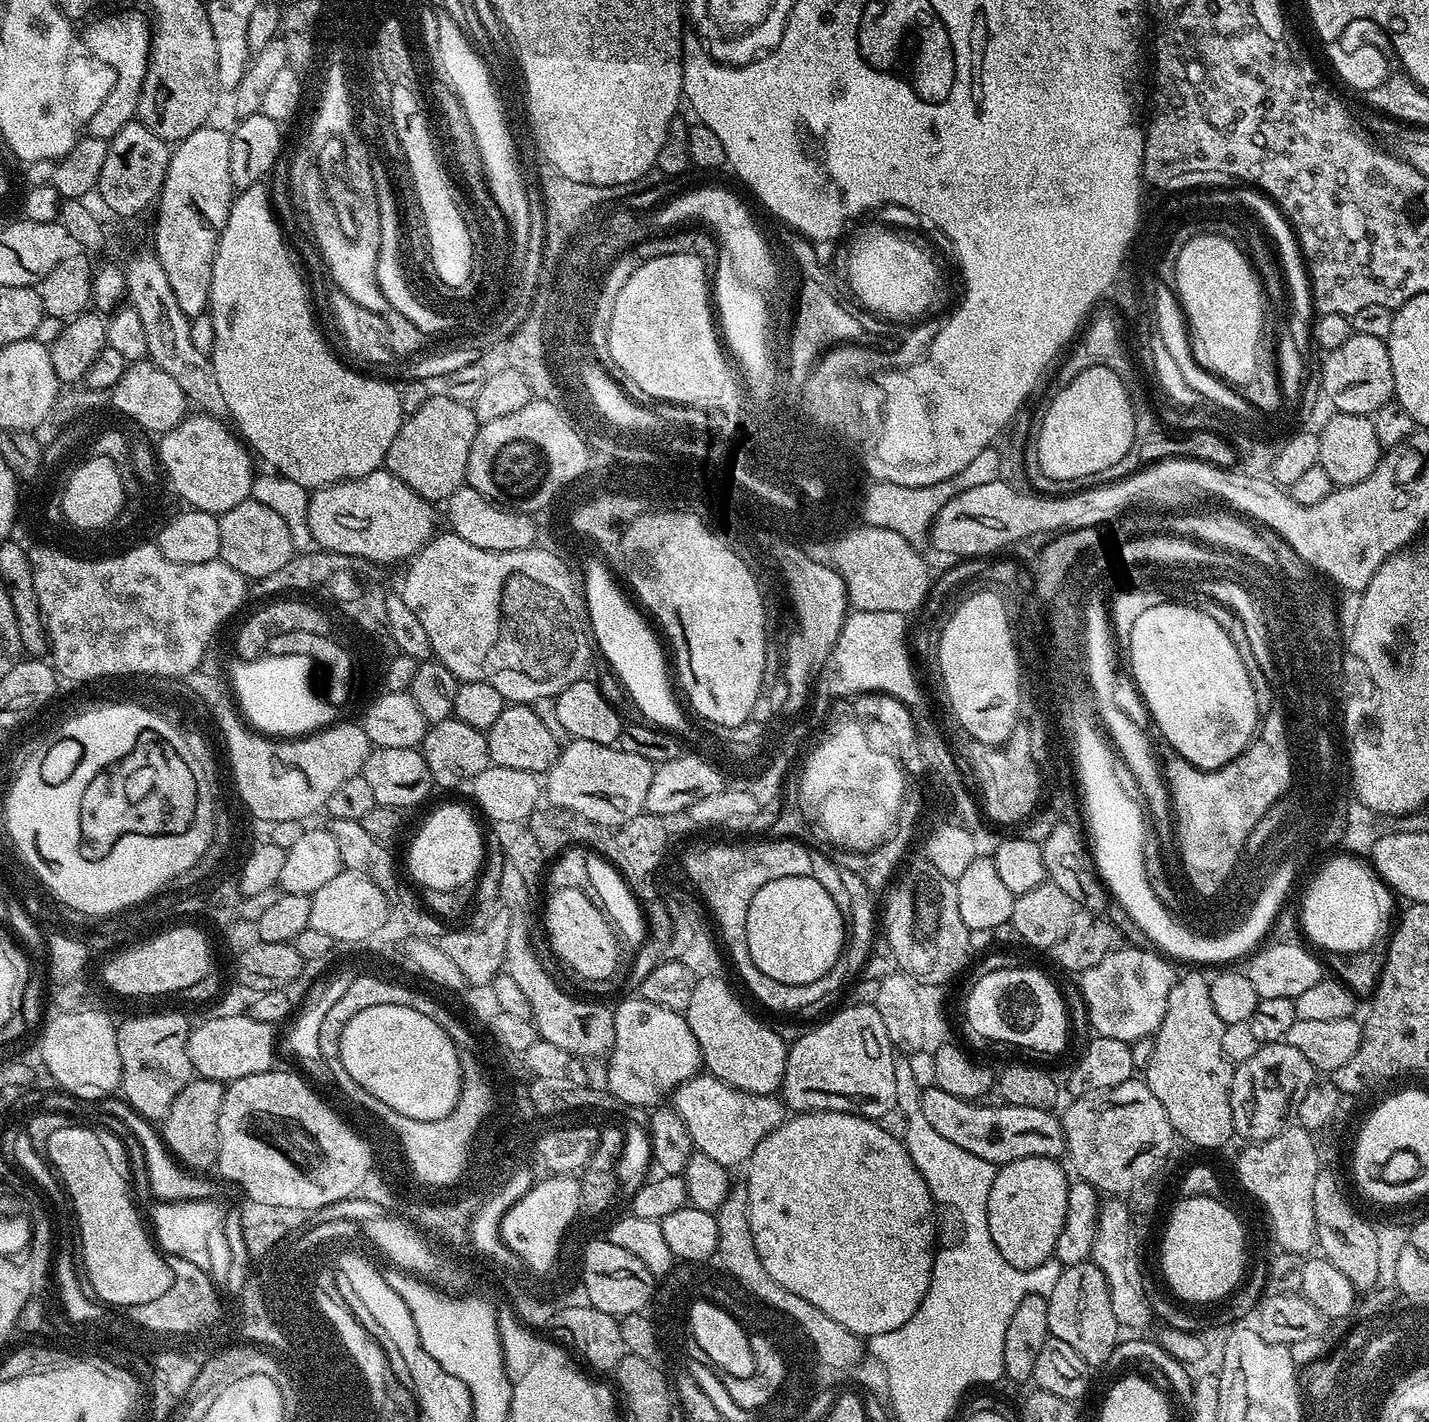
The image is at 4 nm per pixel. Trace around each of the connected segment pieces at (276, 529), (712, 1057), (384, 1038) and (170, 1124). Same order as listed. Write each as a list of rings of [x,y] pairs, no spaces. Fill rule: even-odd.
[[[249,498],[234,506],[234,510],[219,513],[218,519],[218,537],[221,538],[219,559],[249,581],[266,578],[287,563],[293,563],[290,526],[286,526],[286,518],[282,518],[278,510],[270,510],[270,506],[262,506],[262,502]]]
[[[701,975],[694,986],[694,995],[686,1019],[694,1038],[698,1038],[703,1067],[724,1084],[749,1092],[751,1096],[770,1096],[781,1091],[788,1048],[775,1027],[763,1024],[744,1009],[732,988],[719,975]]]
[[[370,1006],[362,1010],[362,1014],[354,1014],[342,1030],[340,1061],[358,1086],[374,1094],[374,1098],[386,1102],[386,1106],[398,1114],[420,1120],[440,1119],[450,1114],[458,1102],[456,1056],[450,1055],[448,1040],[441,1038],[439,1030],[421,1020],[420,1016],[408,1013],[406,1008]]]
[[[193,1078],[179,1092],[159,1125],[164,1144],[184,1168],[212,1170],[218,1158],[218,1118],[224,1101],[225,1085],[218,1080]],[[210,1168],[210,1169],[206,1169]]]

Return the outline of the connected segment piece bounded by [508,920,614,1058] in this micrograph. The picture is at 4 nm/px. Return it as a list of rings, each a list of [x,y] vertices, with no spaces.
[[[516,920],[516,924],[512,924],[512,936],[508,936],[508,964],[512,964],[510,978],[514,978],[515,984],[522,989],[522,994],[526,994],[526,1002],[530,1002],[530,1020],[536,1027],[539,1039],[554,1042],[554,1046],[562,1046],[562,1050],[577,1058],[607,1057],[612,1046],[613,1009],[604,1004],[592,1004],[589,1008],[584,1008],[582,1001],[563,992],[556,985],[555,978],[544,969],[543,962],[536,957],[528,934],[530,927],[524,920]]]

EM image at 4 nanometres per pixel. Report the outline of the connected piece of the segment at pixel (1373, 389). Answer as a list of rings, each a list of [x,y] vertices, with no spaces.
[[[1353,334],[1338,350],[1323,357],[1324,365],[1318,368],[1322,396],[1333,404],[1337,413],[1371,417],[1396,395],[1394,370],[1390,366],[1387,343],[1366,334]]]

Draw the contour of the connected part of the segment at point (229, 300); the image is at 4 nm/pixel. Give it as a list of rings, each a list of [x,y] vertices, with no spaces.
[[[261,182],[235,193],[232,209],[220,235],[220,241],[216,247],[216,257],[212,263],[208,308],[214,322],[214,346],[210,359],[214,366],[214,374],[218,374],[218,387],[222,390],[222,395],[226,397],[228,416],[235,431],[246,441],[247,447],[257,457],[260,455],[272,467],[269,469],[290,478],[290,482],[298,482],[298,486],[302,486],[306,490],[315,490],[331,484],[342,484],[346,480],[362,478],[371,472],[381,471],[384,468],[386,454],[390,450],[390,442],[394,442],[400,425],[406,419],[406,413],[402,410],[399,387],[395,388],[394,385],[387,384],[384,380],[371,380],[368,376],[359,376],[358,373],[351,372],[346,365],[340,364],[339,358],[328,349],[323,334],[316,329],[316,320],[312,317],[311,306],[308,305],[308,288],[304,285],[304,280],[300,277],[295,262],[292,261],[294,256],[289,245],[284,245],[284,236],[280,233],[280,228],[282,228],[282,224],[270,203],[267,183]]]

